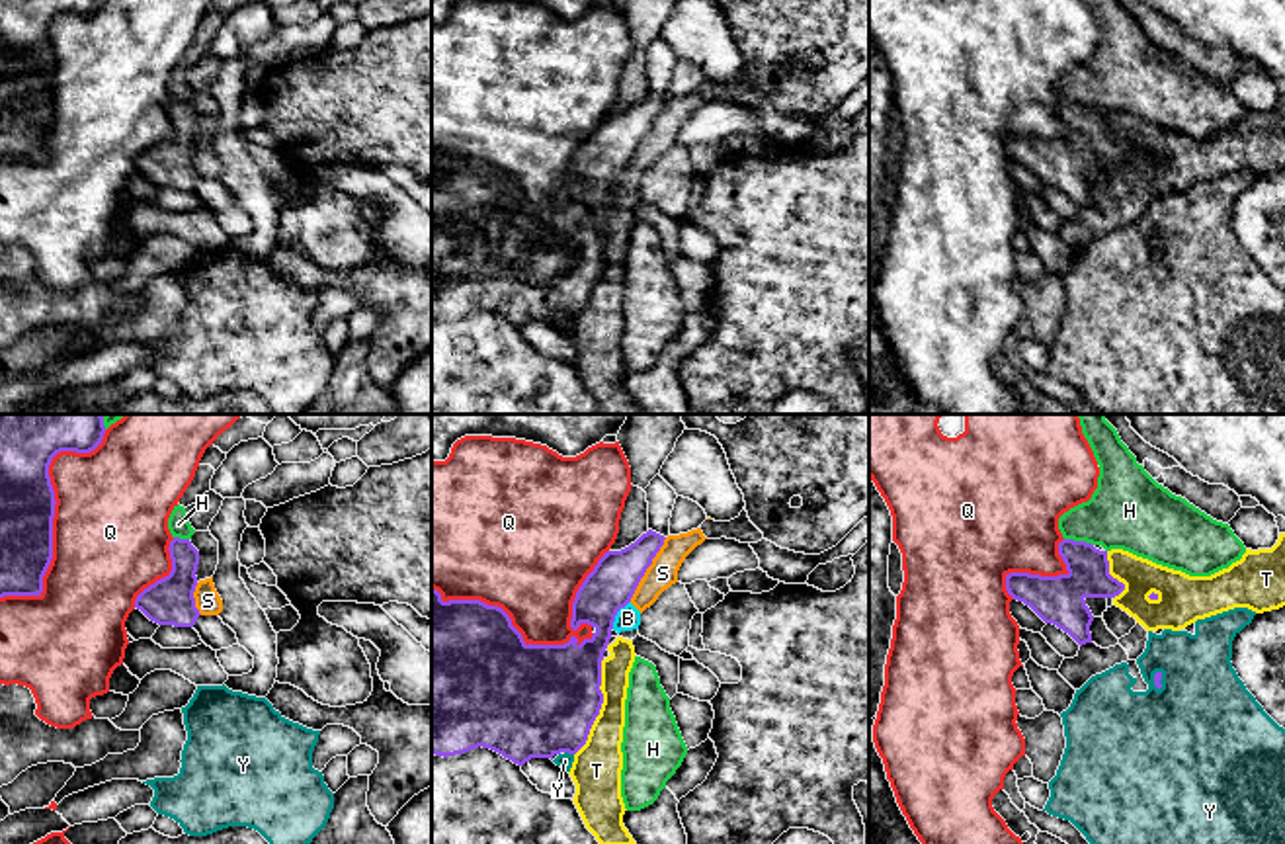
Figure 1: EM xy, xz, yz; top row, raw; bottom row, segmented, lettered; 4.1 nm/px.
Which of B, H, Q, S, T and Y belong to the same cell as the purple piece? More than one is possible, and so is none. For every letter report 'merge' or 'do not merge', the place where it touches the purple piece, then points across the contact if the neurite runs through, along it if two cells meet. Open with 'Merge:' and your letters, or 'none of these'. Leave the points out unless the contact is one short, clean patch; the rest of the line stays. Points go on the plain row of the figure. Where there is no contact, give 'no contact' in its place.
Merge: none of these
B: do not merge | xz (616, 176) | along xz (629, 163), (618, 174), (612, 190)
H: do not merge | yz (1078, 104)
Q: do not merge | xz (539, 208)
S: do not merge | xz (647, 129)
T: do not merge | xz (600, 270)
Y: do not merge | xz (569, 315)

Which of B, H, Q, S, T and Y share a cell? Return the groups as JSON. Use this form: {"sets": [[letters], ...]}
{"sets": [["B", "S", "T"], ["H"], ["Q"], ["Y"]]}

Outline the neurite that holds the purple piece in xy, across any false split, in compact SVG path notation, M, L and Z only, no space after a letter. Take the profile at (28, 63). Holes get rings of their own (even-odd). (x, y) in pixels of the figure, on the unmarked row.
M0 0L0 160L41 158L57 66L49 27L61 14L90 16L102 2Z

